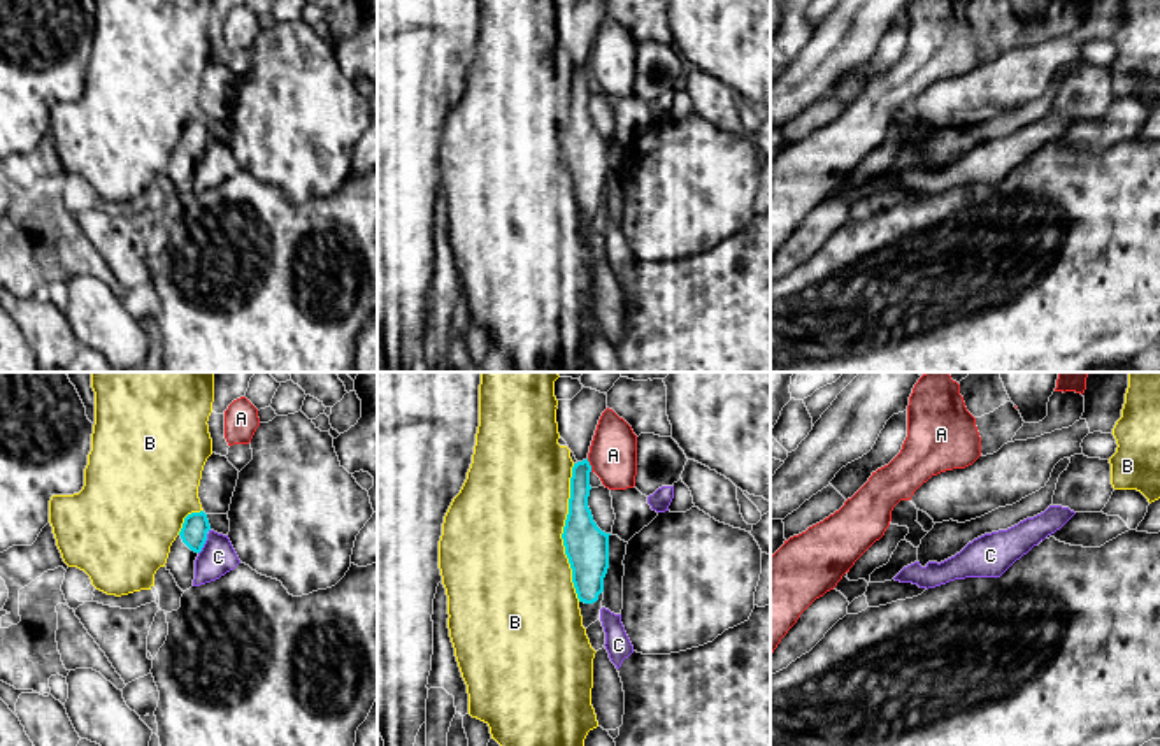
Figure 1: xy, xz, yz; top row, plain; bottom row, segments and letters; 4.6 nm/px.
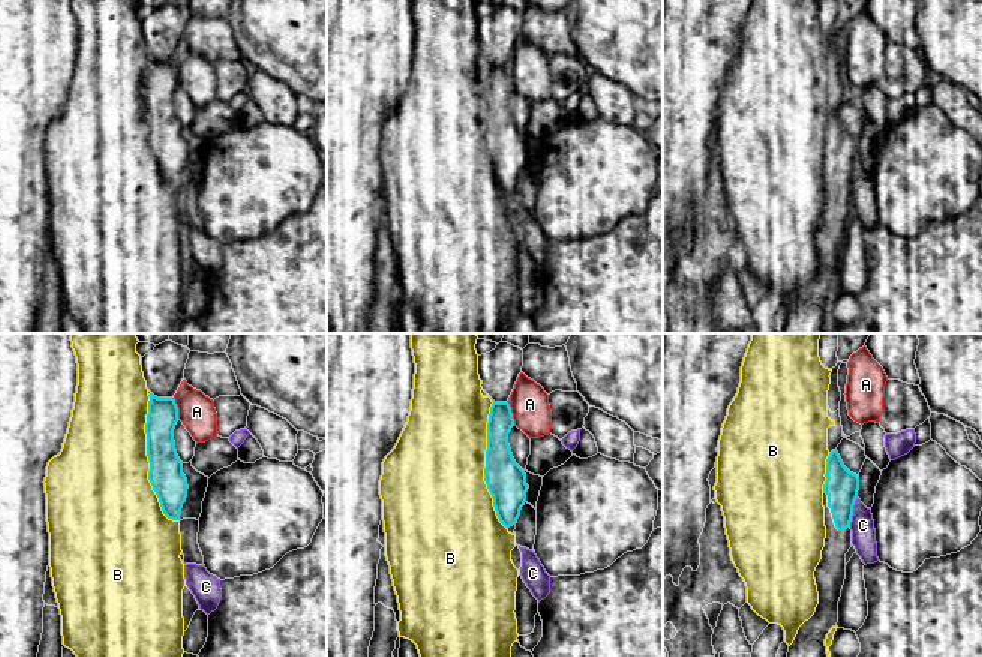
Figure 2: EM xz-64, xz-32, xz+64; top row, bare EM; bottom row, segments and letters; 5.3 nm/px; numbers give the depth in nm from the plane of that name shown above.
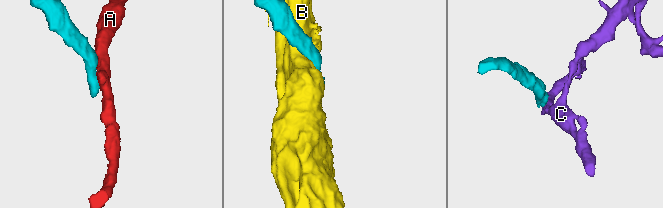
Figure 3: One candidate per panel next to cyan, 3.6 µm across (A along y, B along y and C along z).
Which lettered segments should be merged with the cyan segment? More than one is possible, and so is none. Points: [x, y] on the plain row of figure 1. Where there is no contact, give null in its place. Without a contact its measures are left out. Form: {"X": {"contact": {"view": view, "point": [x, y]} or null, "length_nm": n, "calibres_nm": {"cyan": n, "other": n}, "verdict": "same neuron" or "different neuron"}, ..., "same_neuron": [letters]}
{"A": {"contact": {"view": "xz", "point": [590, 72]}, "length_nm": 70, "calibres_nm": {"cyan": 120, "other": 220}, "verdict": "different neuron"}, "B": {"contact": {"view": "xz", "point": [564, 139]}, "length_nm": 650, "calibres_nm": {"cyan": 200, "other": 480}, "verdict": "different neuron"}, "C": {"contact": {"view": "xy", "point": [202, 151]}, "length_nm": 100, "calibres_nm": {"cyan": 120, "other": 160}, "verdict": "different neuron"}, "same_neuron": []}

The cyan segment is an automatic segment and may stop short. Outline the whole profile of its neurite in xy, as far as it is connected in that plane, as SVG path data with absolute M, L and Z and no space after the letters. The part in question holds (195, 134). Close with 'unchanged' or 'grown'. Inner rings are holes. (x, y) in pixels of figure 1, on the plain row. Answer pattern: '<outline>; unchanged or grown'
M204 118L191 119L184 125L183 135L170 153L165 174L183 198L193 193L195 167L207 147L209 137L207 121Z; grown

